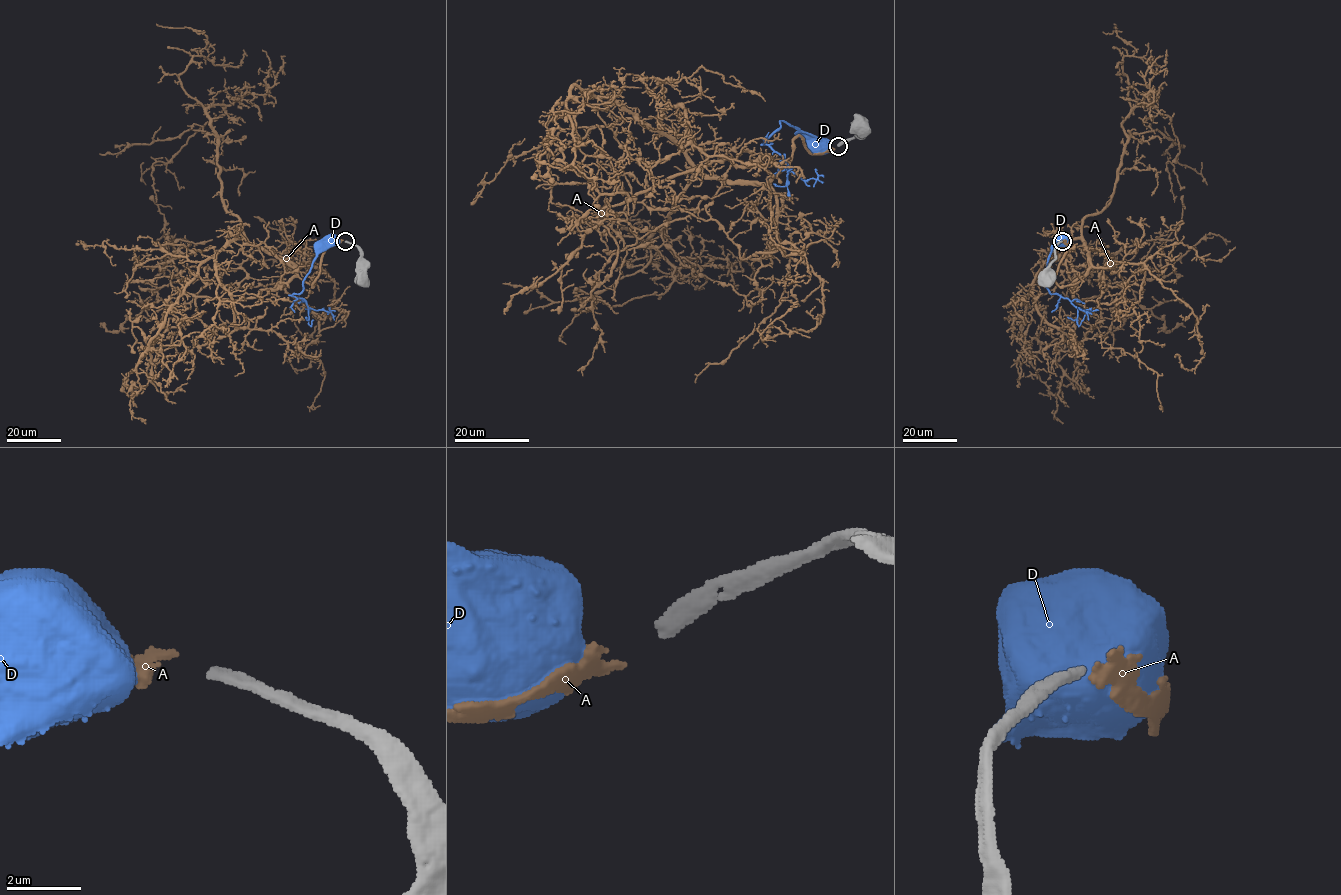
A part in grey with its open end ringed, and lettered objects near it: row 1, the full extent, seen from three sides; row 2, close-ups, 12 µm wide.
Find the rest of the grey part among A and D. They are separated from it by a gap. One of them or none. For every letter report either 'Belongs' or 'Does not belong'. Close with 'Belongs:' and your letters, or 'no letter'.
A: Belongs
D: Does not belong
Belongs: A

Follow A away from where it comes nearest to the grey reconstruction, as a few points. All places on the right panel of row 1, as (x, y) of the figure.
A: (1064, 240), (1060, 286), (1088, 268), (1082, 221), (1109, 202), (1121, 122), (1141, 105), (1178, 142), (1174, 202)

